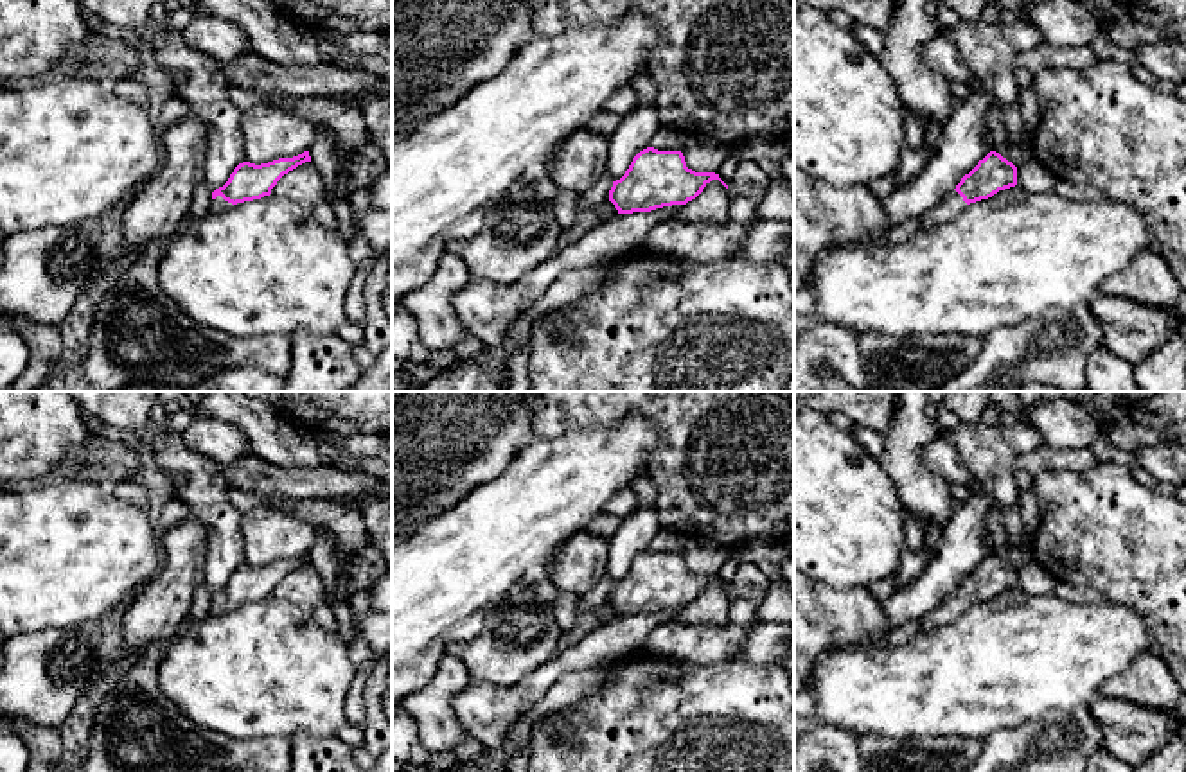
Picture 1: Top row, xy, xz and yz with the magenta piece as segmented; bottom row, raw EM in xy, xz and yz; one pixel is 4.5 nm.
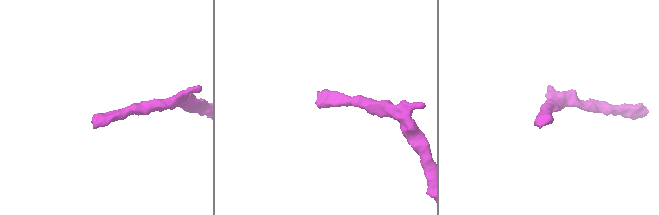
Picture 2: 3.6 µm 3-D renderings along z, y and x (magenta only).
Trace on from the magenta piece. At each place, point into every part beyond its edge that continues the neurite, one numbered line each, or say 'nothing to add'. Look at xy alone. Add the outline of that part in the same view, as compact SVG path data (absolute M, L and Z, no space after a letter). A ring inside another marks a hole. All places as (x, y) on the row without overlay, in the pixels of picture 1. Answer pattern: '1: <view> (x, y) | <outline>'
1: xy (218, 607) | M221 598L210 603L210 614L219 616L234 609L232 605L225 603Z

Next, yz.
1: yz (951, 607) | M951 592L933 612L920 618L920 634L933 632L956 621L965 609L967 605L963 600L956 592Z

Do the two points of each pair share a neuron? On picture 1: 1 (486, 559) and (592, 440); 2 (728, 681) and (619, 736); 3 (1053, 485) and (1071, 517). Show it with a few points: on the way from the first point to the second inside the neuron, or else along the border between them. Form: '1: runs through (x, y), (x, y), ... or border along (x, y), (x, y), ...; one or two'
1: runs through (511, 530), (572, 469); one
2: runs through (701, 708), (665, 736), (646, 736); one
3: runs through (1059, 492), (1071, 505), (1071, 510); one

